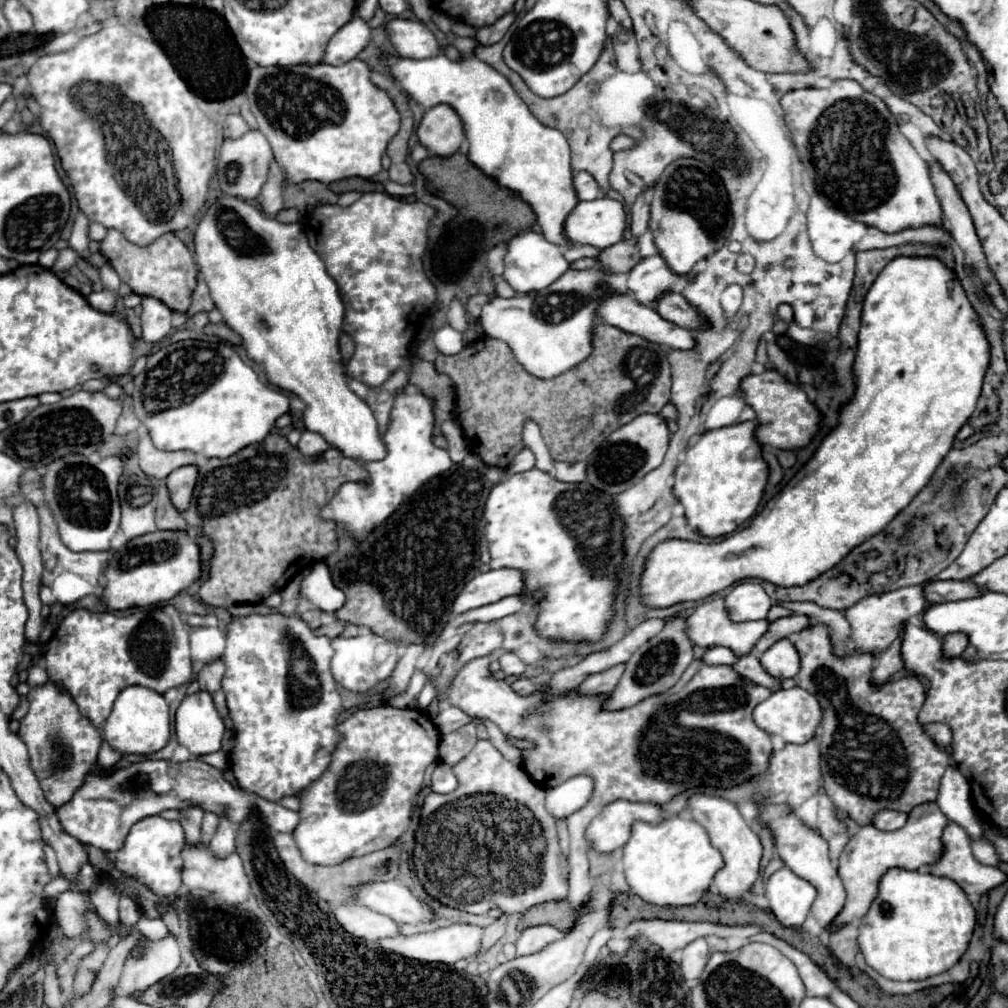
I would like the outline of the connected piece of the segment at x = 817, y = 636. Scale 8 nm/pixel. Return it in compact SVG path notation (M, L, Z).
M815 623L805 627L795 637L795 649L801 659L801 669L797 673L797 685L817 697L823 719L821 719L821 759L823 759L823 779L825 791L837 811L853 819L857 825L869 825L873 817L883 809L909 813L913 807L935 801L939 793L939 783L949 767L951 757L937 749L935 743L923 733L923 725L917 721L917 713L925 701L925 689L915 675L903 677L899 681L889 681L883 687L871 685L871 665L873 655L861 653L855 657L835 657L829 643L827 627Z

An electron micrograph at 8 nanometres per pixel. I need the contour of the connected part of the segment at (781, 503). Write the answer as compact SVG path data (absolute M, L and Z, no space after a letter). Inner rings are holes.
M897 257L893 259L875 279L871 285L869 293L863 299L863 313L861 313L861 329L857 337L857 353L855 353L855 363L853 363L853 375L855 375L855 395L849 403L845 403L839 409L839 425L833 427L823 441L819 443L819 449L815 449L813 457L791 477L791 481L763 507L761 513L755 515L755 519L749 523L749 527L735 531L733 535L725 537L723 541L717 543L693 543L693 541L683 541L683 539L669 539L659 543L645 565L643 577L641 577L641 597L643 603L649 607L671 607L681 601L699 601L705 599L713 593L719 593L727 587L731 587L739 579L763 579L779 587L795 587L795 585L805 585L811 579L817 579L821 573L829 571L835 567L841 559L849 555L859 543L867 541L871 535L877 535L883 531L891 519L911 503L911 499L929 483L931 475L935 473L937 465L943 461L947 451L953 445L953 439L957 431L965 425L965 421L971 417L971 413L977 407L977 399L981 395L981 385L983 385L983 375L989 367L989 343L987 337L979 325L979 319L971 307L971 303L965 297L965 291L961 283L955 279L953 271L949 271L939 259L931 257Z

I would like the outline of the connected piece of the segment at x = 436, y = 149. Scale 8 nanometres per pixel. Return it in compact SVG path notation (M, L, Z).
M449 105L431 107L417 127L419 143L437 157L451 157L465 139L463 123Z

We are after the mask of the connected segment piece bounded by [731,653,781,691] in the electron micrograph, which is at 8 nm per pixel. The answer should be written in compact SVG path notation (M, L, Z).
M751 653L741 655L741 657L731 665L731 669L735 669L735 671L737 671L739 675L743 675L745 679L751 679L753 683L763 685L763 687L767 687L767 689L771 689L771 691L781 689L781 687L779 687L779 681L773 679L773 677L761 667L759 659L757 659L755 655L751 655Z

